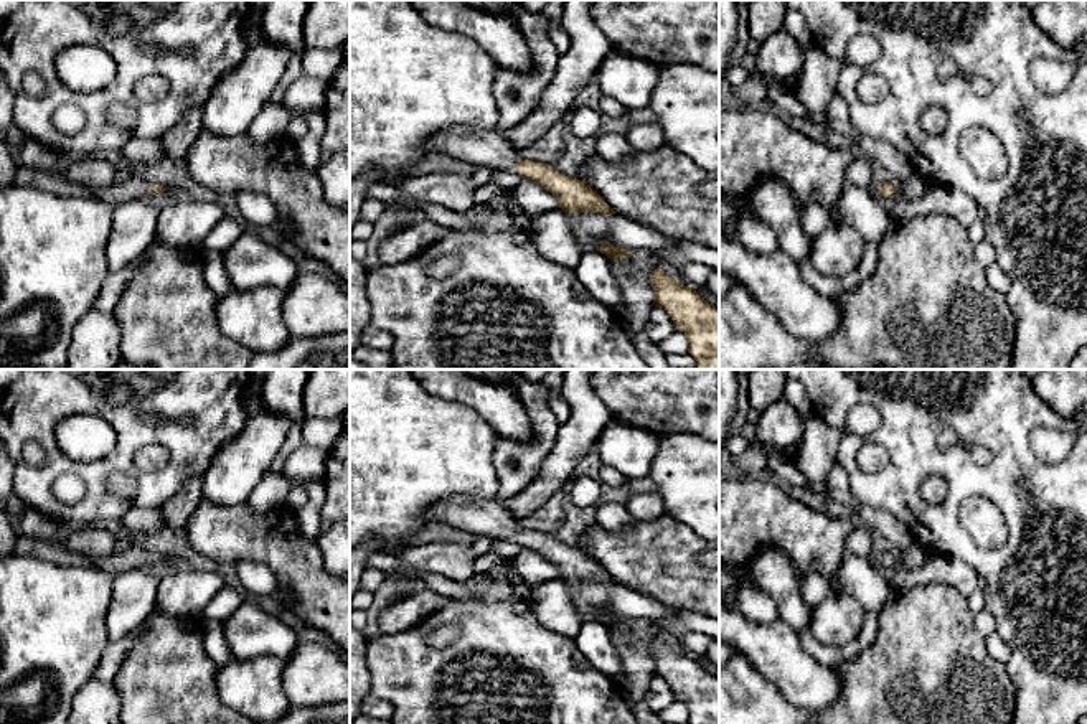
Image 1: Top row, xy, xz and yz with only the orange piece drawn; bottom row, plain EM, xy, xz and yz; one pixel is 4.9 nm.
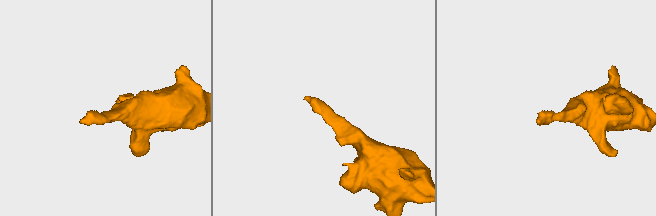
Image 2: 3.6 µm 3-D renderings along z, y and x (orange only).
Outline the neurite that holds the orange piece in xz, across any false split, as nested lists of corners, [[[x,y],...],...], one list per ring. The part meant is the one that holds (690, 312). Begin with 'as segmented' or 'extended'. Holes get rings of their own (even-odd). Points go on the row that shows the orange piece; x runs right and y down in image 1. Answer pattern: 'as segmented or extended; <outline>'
as segmented; [[[656,267],[650,274],[653,303],[663,308],[678,331],[688,336],[694,369],[719,369],[719,307],[708,303],[694,289],[668,277]]]

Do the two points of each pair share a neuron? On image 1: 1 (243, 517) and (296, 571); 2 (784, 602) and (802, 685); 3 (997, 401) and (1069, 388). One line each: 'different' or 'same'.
1: same
2: different
3: different

